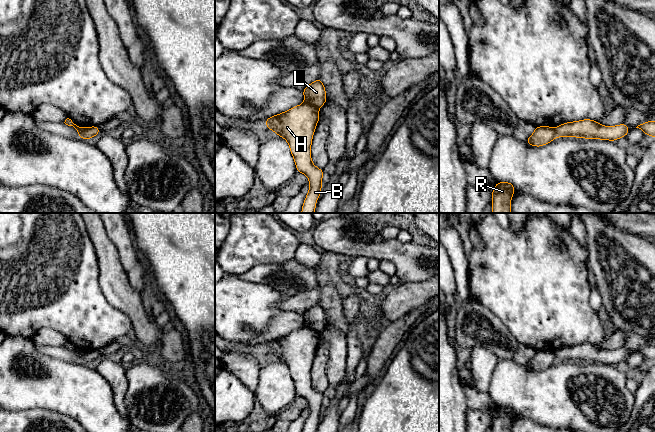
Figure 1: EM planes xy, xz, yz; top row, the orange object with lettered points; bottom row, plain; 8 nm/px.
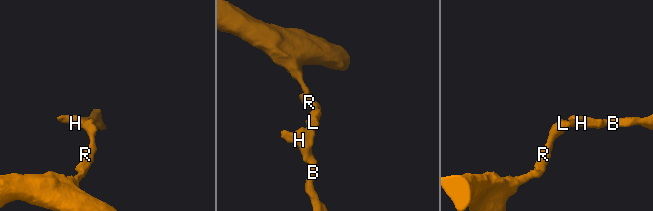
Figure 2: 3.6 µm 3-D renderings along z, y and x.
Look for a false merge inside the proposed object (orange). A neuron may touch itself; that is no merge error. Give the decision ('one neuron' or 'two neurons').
two neurons

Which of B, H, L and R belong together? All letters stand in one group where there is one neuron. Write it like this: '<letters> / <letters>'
B H / L R

